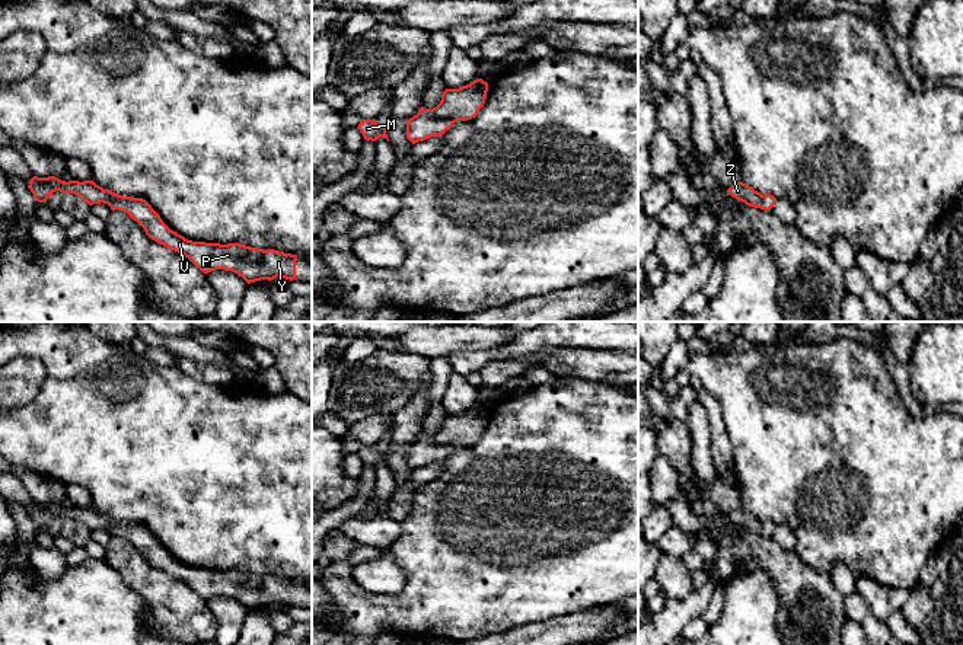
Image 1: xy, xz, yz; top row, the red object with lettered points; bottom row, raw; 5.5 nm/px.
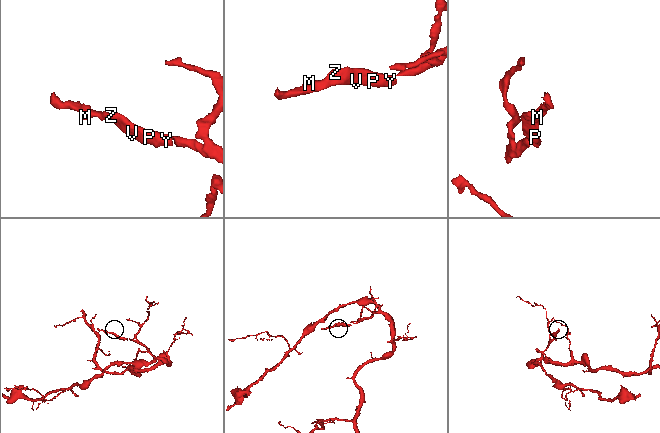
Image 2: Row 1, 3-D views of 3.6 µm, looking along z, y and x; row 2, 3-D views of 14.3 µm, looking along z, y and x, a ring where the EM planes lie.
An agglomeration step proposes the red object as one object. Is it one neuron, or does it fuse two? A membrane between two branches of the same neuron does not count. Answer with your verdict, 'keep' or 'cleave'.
keep

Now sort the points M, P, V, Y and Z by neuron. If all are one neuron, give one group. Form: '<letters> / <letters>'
M P V Y Z

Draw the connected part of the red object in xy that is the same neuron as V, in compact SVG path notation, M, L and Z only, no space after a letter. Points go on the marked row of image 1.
M34 176L28 188L38 202L47 202L52 192L60 191L74 194L89 205L103 202L112 211L124 211L144 229L152 240L184 255L204 274L216 269L232 271L248 284L261 280L271 281L277 277L296 280L296 255L274 249L256 249L240 243L220 245L188 240L170 230L146 199L118 195L103 189L93 181L66 182L55 176Z

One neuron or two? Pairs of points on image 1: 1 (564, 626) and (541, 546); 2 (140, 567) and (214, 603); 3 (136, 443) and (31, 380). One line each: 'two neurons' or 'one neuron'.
1: two neurons
2: two neurons
3: two neurons

